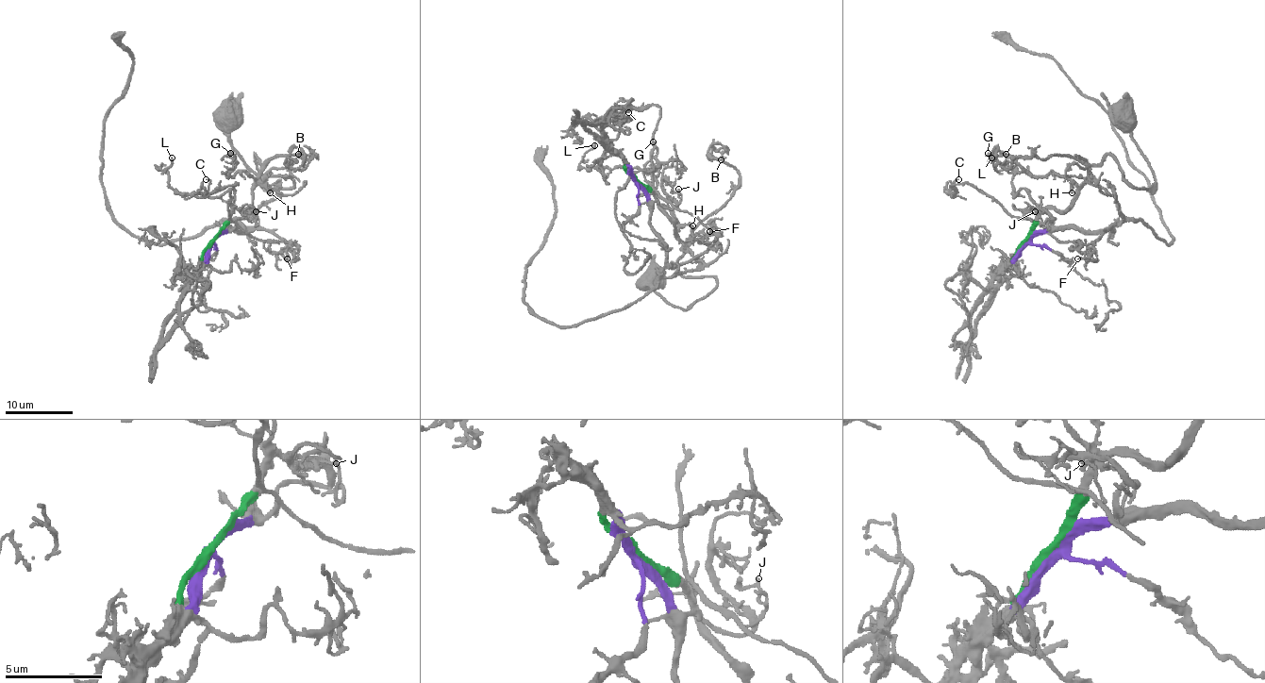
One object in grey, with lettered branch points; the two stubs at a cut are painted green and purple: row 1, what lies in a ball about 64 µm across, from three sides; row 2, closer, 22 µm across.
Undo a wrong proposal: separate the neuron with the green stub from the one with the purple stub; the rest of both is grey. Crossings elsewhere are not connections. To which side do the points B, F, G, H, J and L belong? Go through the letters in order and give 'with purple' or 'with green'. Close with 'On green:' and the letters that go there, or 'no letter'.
B: with green
F: with purple
G: with green
H: with green
J: with purple
L: with green
On green: B, G, H, L

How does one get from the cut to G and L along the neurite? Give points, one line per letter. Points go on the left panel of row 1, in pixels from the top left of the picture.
G: (212, 241), (236, 208), (252, 207), (255, 179), (238, 173), (227, 174), (236, 159), (229, 152)
L: (212, 241), (229, 215), (235, 191), (231, 188), (218, 196), (178, 193), (158, 169), (163, 171), (172, 158)

